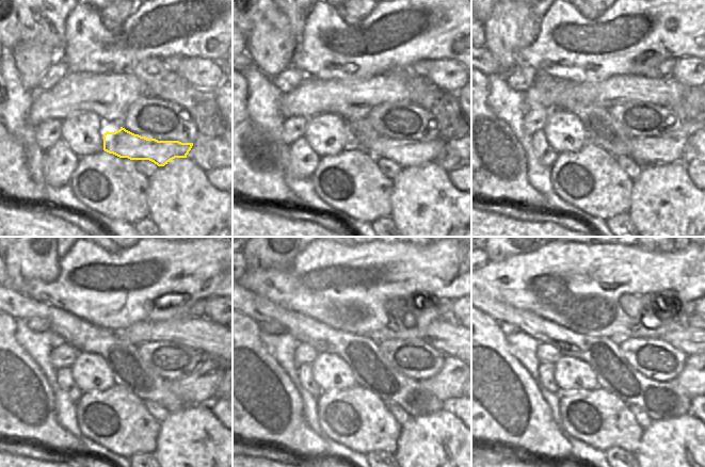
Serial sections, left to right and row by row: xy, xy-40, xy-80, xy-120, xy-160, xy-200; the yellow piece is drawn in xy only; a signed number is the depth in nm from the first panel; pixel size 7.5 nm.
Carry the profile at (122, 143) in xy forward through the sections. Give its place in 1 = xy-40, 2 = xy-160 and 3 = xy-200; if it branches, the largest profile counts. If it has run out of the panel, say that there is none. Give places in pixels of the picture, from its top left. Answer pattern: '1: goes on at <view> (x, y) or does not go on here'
1: goes on at xy-40 (404, 153)
2: goes on at xy-160 (448, 384)
3: goes on at xy-200 (688, 379)

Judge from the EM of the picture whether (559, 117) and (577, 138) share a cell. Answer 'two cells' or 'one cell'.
one cell

